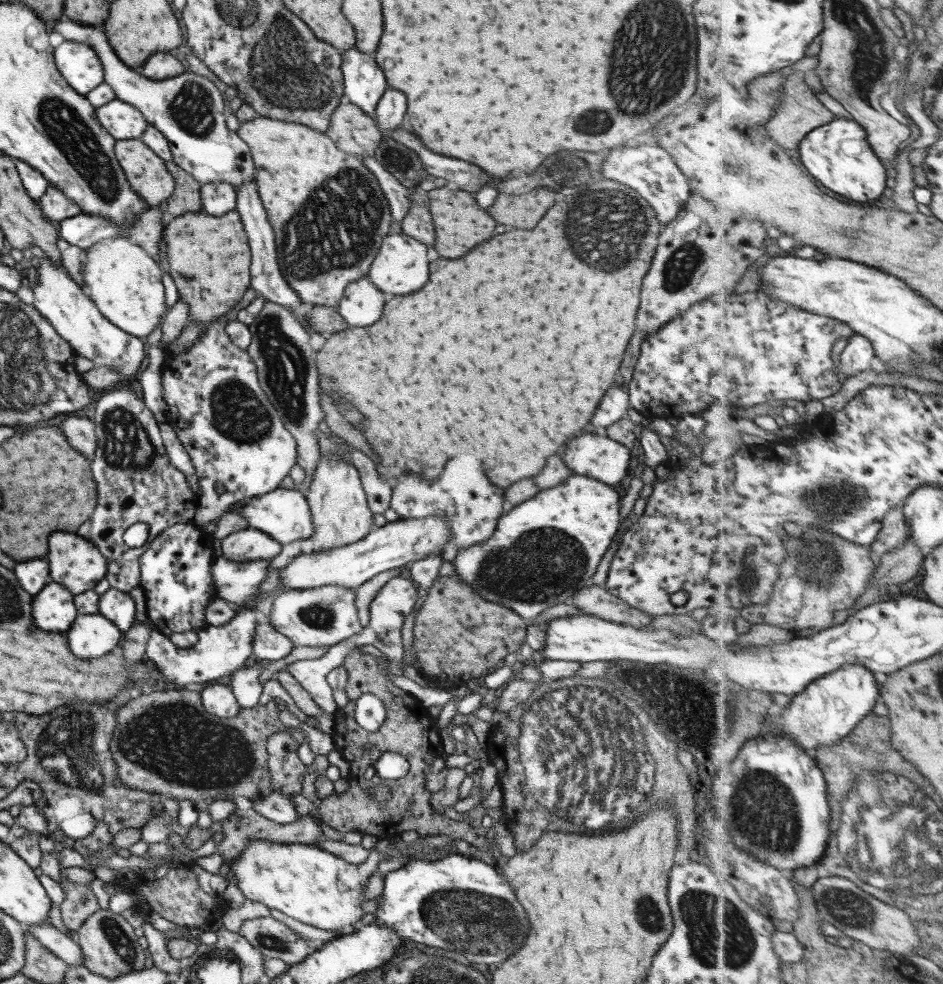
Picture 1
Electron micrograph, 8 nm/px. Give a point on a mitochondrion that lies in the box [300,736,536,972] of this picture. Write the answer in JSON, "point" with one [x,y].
{"point":[458,916]}

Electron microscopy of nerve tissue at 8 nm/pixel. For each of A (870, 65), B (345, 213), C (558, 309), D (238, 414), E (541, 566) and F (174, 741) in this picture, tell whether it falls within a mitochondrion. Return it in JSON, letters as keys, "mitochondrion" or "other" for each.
{"A":"mitochondrion","B":"mitochondrion","C":"other","D":"mitochondrion","E":"mitochondrion","F":"mitochondrion"}

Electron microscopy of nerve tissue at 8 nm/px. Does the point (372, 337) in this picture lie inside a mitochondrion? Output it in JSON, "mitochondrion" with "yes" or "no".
{"mitochondrion":"no"}

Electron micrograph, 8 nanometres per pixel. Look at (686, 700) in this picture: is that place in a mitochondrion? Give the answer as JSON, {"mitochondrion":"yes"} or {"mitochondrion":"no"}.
{"mitochondrion":"yes"}

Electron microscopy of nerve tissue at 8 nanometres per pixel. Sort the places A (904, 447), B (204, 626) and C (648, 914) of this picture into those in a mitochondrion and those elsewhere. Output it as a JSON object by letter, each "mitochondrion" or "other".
{"A":"other","B":"other","C":"mitochondrion"}

